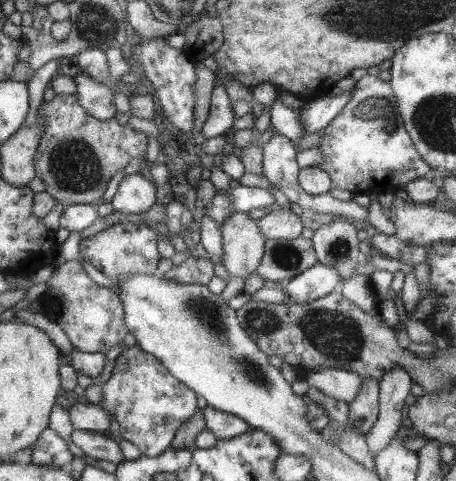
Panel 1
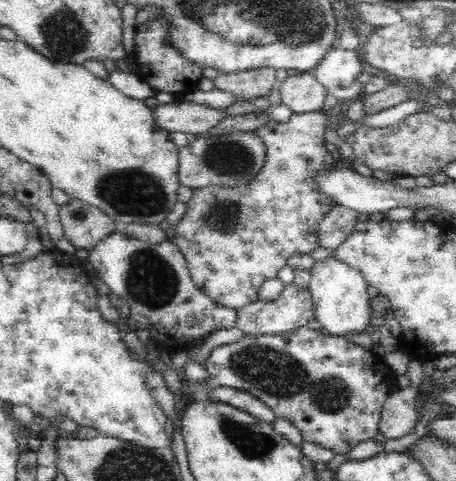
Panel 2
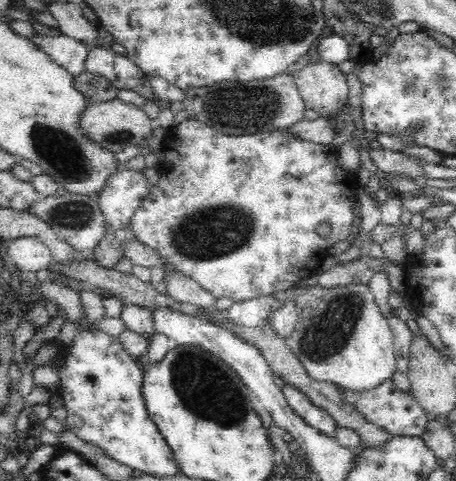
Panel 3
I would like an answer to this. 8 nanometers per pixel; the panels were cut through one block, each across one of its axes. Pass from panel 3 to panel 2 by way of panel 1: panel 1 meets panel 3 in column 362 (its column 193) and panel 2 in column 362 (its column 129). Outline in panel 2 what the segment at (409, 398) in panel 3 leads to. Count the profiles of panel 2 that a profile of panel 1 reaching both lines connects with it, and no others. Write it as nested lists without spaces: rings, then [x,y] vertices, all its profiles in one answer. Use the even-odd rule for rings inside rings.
[[[308,326],[278,336],[244,336],[234,344],[218,346],[204,362],[204,368],[216,384],[250,392],[264,402],[276,418],[288,420],[300,432],[304,442],[330,448],[334,454],[350,454],[360,442],[376,438],[380,408],[396,386],[396,378],[382,358],[364,350],[364,346],[348,342],[344,336],[330,336]]]

